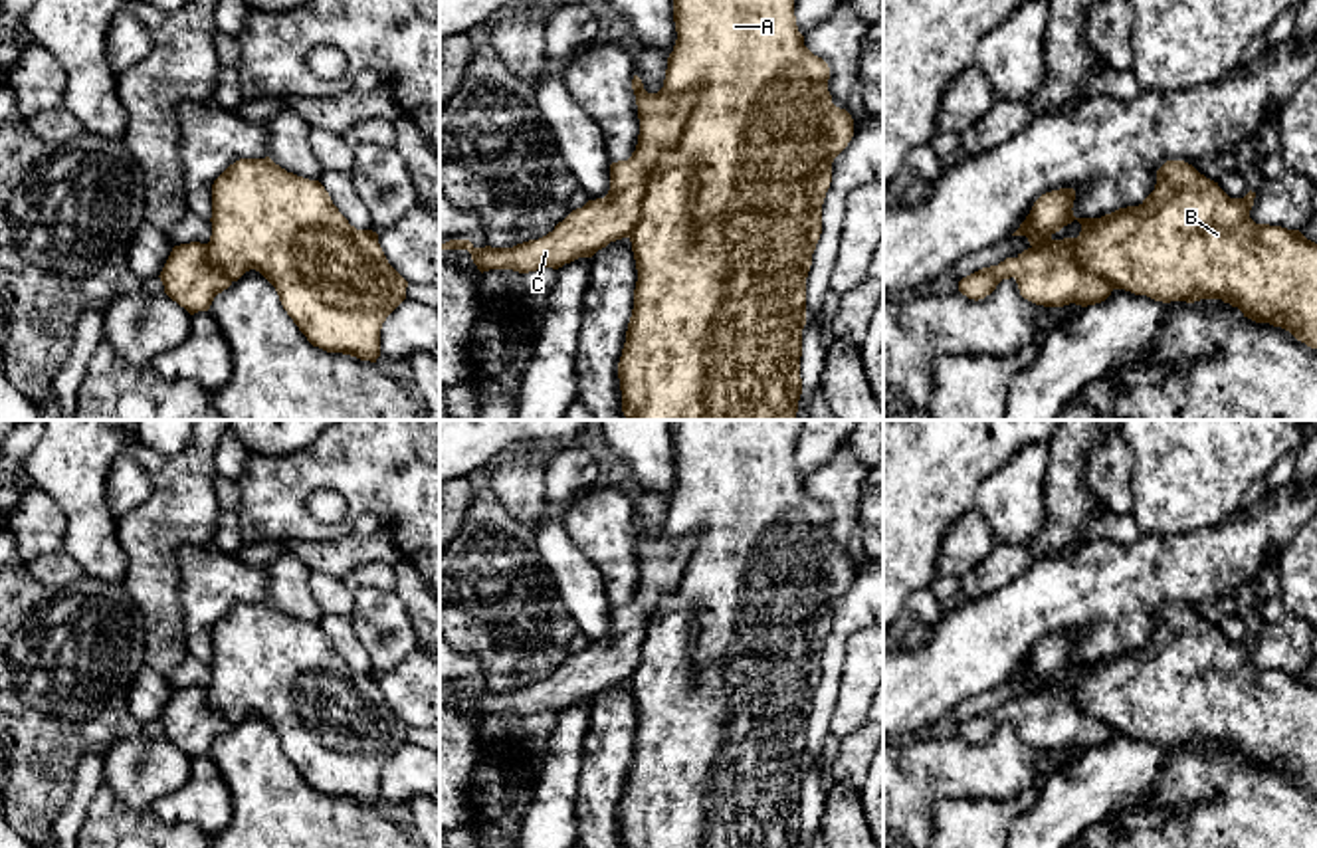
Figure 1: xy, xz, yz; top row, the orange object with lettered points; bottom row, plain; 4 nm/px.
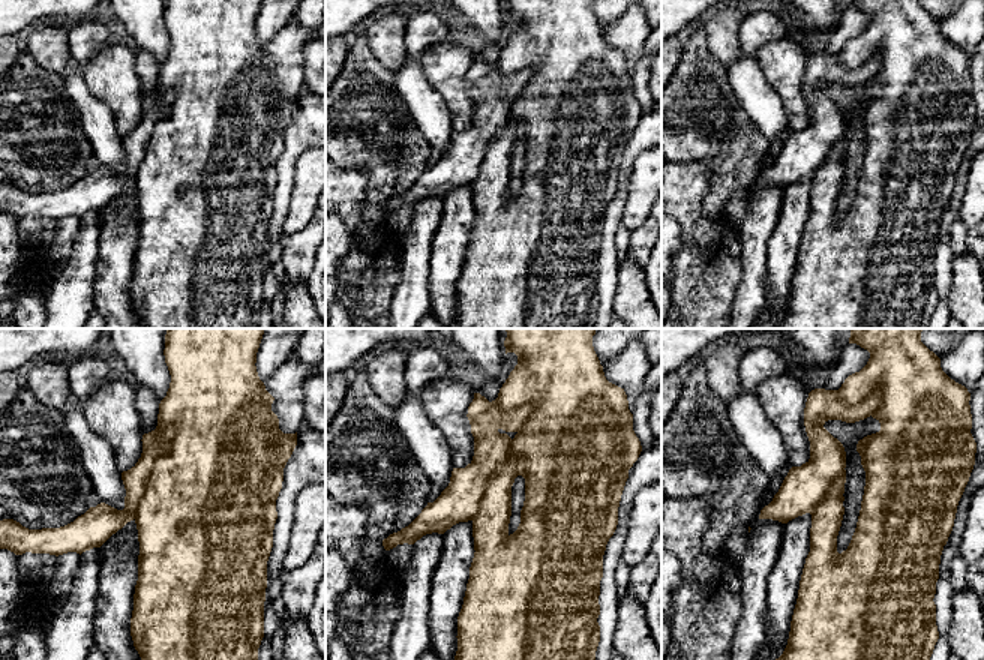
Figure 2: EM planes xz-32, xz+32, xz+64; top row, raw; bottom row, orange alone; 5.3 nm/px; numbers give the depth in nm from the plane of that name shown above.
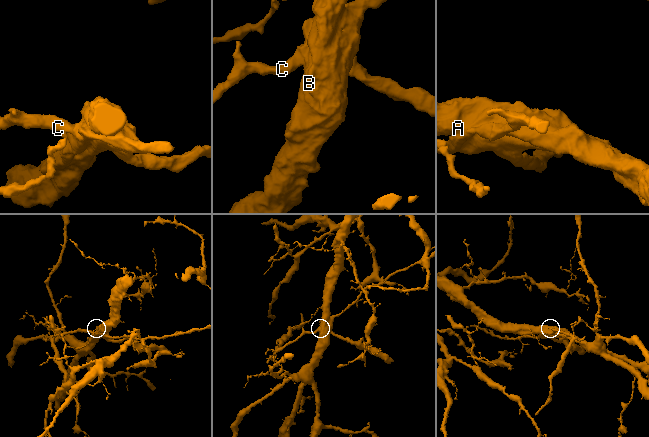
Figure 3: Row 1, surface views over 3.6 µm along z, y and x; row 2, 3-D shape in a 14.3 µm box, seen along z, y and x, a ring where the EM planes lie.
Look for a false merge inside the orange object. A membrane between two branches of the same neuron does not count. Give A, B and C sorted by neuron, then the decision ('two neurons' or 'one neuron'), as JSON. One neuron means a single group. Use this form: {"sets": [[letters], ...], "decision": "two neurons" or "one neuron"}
{"sets": [["A", "B"], ["C"]], "decision": "two neurons"}

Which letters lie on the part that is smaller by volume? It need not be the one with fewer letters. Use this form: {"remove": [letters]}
{"remove": ["C"]}

